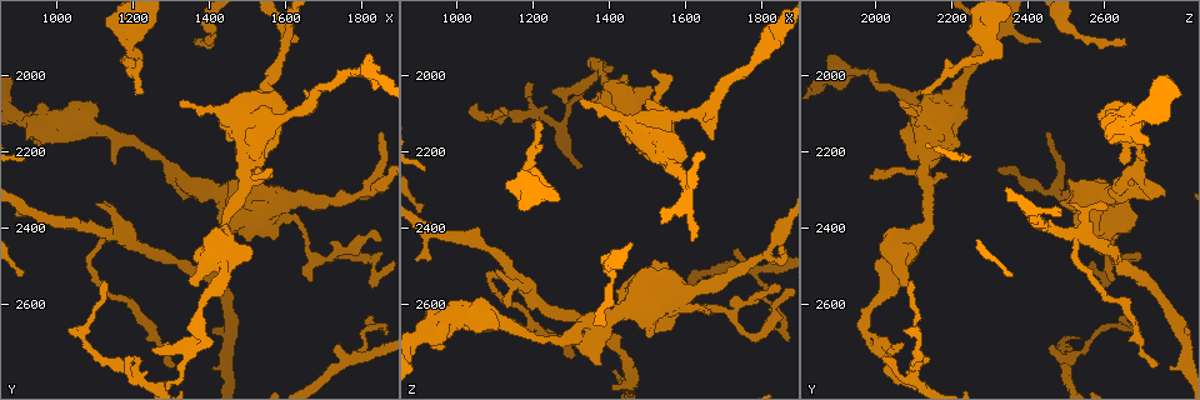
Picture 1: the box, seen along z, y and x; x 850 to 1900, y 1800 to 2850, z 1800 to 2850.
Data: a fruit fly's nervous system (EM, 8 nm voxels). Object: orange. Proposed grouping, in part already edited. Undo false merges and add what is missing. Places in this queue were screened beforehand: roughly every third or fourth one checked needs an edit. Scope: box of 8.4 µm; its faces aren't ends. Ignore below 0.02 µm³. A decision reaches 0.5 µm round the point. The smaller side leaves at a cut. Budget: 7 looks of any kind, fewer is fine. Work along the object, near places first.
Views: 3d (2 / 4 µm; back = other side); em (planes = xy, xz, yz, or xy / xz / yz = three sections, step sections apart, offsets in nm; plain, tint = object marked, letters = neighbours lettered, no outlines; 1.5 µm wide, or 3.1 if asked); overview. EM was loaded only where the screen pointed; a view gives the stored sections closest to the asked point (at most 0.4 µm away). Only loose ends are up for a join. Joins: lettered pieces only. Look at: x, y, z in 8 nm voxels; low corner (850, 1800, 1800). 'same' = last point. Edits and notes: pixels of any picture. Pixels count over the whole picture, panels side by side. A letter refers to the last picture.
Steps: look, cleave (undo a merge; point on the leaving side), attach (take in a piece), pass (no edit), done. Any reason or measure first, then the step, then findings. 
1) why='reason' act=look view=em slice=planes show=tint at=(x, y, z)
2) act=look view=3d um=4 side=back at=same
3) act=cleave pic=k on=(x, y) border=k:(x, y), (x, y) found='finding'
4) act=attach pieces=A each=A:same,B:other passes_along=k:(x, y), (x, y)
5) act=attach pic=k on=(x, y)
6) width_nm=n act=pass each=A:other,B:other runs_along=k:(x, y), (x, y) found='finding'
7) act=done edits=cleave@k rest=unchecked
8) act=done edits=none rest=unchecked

why='three arms meet' act=look view=3d um=2 side=back at=(1610, 1890, 2305)

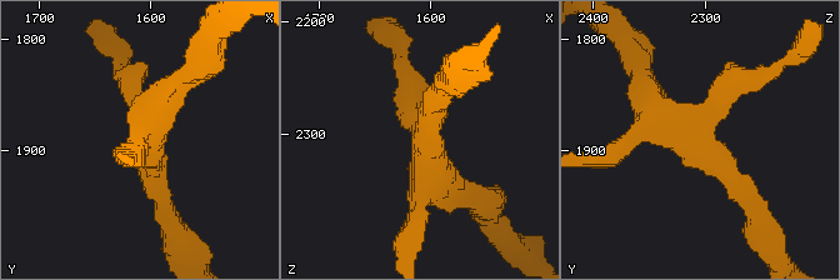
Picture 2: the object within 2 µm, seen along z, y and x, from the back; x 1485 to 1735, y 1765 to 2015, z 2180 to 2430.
act=look view=em slice=planes show=letters at=(1606, 1888, 2308)

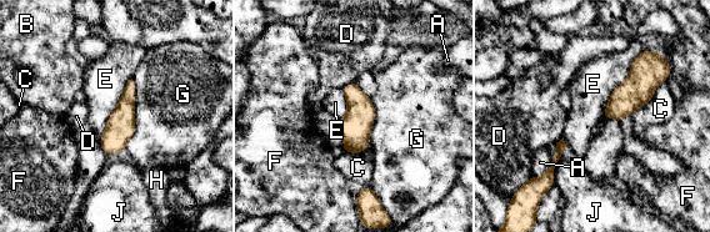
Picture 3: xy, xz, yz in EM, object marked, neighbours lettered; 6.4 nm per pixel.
width_nm=190 act=pass each=A:other,B:other,C:other,D:other,E:other,F:other,G:other,H:other,J:other border=3:(131, 77), (99, 139) found='continuous, no second neuron'

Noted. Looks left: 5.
why='an open end' act=look view=3d um=2 side=back at=(1730, 2700, 2455)

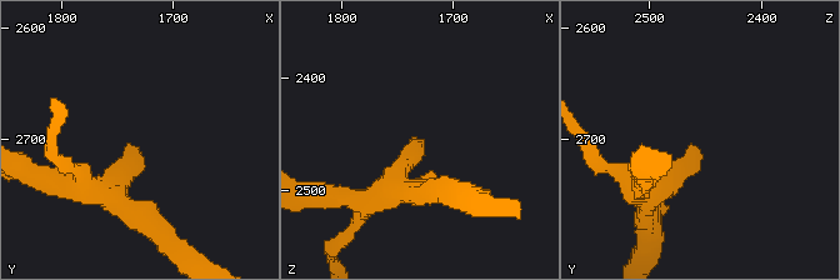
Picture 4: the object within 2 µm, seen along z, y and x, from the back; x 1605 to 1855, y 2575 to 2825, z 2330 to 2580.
why='shape alone is not enough' act=look view=em slice=planes show=letters at=(1726, 2710, 2458)

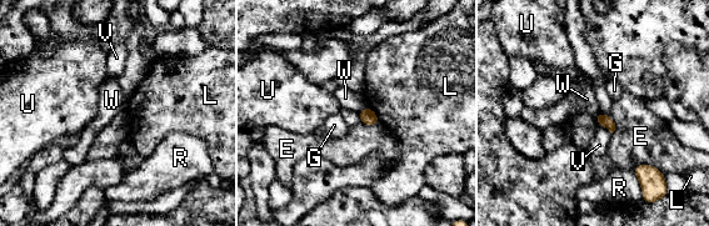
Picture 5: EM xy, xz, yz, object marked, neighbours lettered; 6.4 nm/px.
act=pass each=E:other,G:other,L:other,R:other,U:other,V:other,W:other found='none of them fits'

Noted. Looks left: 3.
act=look view=3d um=2 side=back at=(1315, 2070, 2065)

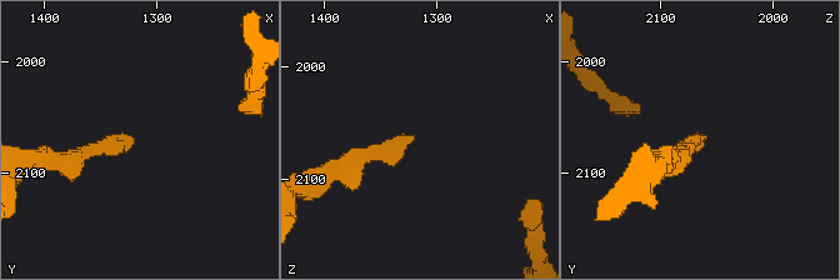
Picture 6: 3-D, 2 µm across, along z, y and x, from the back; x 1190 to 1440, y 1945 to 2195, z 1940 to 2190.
why='shape alone is not enough' act=look view=em slice=xz step=4 show=tint at=(1322, 2074, 2060)

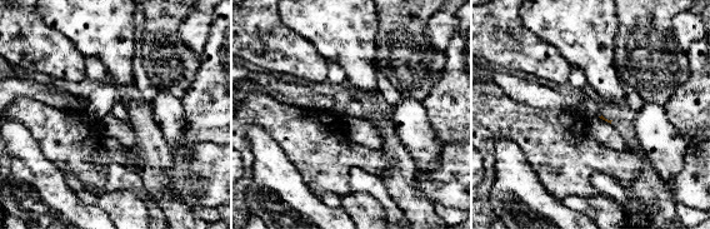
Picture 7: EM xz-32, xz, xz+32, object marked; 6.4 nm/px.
act=look view=em slice=planes show=letters at=same

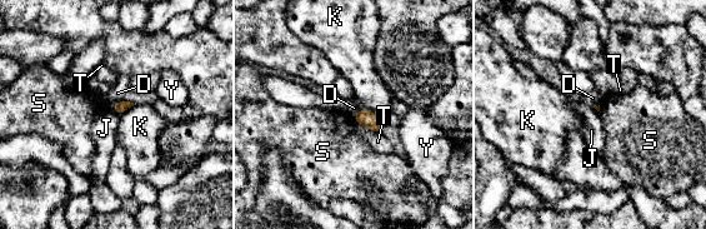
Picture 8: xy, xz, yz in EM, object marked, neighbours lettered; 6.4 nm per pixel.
act=pass each=D:other,J:other,K:other,S:other,T:other,Y:other found='none of them fits'

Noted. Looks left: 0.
act=done edits=none rest=unchecked

